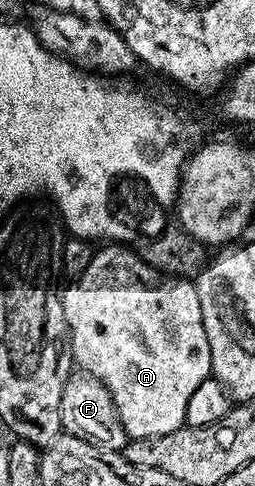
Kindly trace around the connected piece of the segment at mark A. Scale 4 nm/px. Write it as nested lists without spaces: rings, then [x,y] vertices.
[[[107,244],[107,246],[102,250],[102,248],[96,249],[93,260],[89,260],[89,268],[85,268],[85,272],[79,278],[74,279],[70,283],[71,286],[62,291],[61,297],[63,299],[63,315],[65,316],[65,324],[67,325],[67,336],[71,344],[71,357],[73,359],[74,365],[78,367],[80,371],[84,374],[92,374],[97,380],[101,380],[101,384],[105,384],[105,388],[109,388],[109,392],[113,396],[113,404],[117,408],[117,416],[121,416],[121,424],[125,428],[128,439],[133,438],[152,438],[153,436],[165,436],[165,432],[173,432],[179,429],[180,426],[185,423],[185,404],[189,404],[189,396],[193,396],[193,392],[197,388],[197,384],[201,384],[207,378],[212,377],[211,372],[211,353],[209,352],[209,340],[205,336],[205,324],[201,320],[201,300],[197,300],[197,288],[195,287],[194,281],[188,280],[186,278],[172,278],[170,274],[162,274],[161,271],[155,270],[149,264],[145,264],[142,258],[139,257],[138,253],[134,249],[123,250],[122,245],[119,244]]]

